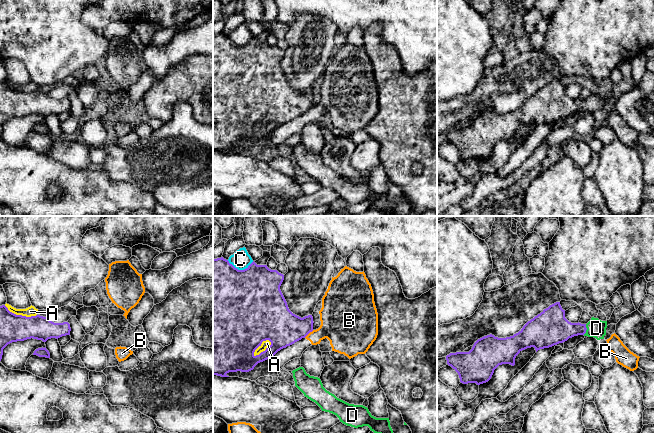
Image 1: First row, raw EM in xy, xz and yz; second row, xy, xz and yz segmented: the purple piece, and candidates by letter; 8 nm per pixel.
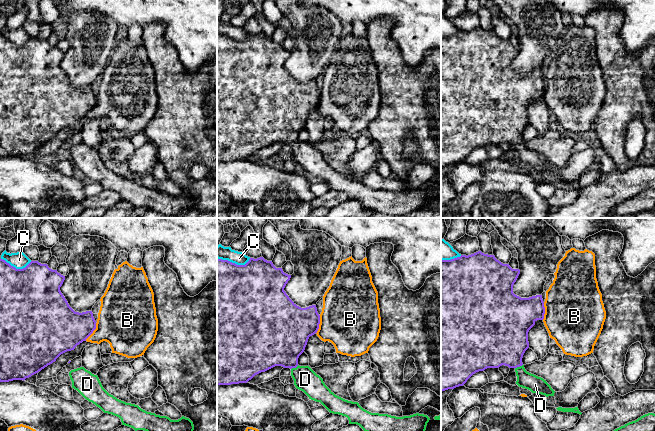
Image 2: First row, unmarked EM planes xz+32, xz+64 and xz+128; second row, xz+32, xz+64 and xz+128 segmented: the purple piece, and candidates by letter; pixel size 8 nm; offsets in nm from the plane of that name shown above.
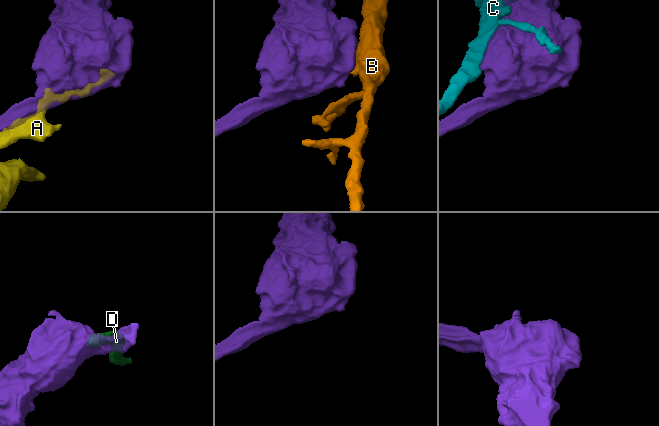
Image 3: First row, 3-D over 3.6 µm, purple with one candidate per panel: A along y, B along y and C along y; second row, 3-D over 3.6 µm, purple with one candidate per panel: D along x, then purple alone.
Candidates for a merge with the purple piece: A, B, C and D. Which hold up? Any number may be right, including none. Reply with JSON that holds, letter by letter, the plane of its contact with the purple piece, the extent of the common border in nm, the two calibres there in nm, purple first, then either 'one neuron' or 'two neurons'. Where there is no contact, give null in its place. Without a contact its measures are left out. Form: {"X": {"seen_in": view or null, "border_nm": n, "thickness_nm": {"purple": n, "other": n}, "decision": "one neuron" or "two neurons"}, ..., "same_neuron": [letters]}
{"A": {"seen_in": "xz", "border_nm": 190, "thickness_nm": {"purple": 400, "other": 60}, "decision": "two neurons"}, "B": {"seen_in": "xz", "border_nm": 100, "thickness_nm": {"purple": 300, "other": 280}, "decision": "two neurons"}, "C": {"seen_in": "xz", "border_nm": 220, "thickness_nm": {"purple": 500, "other": 150}, "decision": "two neurons"}, "D": {"seen_in": "yz", "border_nm": 90, "thickness_nm": {"purple": 240, "other": 150}, "decision": "one neuron"}, "same_neuron": ["D"]}

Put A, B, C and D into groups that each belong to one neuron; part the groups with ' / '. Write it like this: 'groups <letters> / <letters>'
groups A / B / C / D

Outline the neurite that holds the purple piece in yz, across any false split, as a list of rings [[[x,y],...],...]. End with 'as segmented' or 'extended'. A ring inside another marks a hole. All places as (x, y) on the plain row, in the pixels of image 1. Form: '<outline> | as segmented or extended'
[[[556,78],[528,97],[513,112],[484,112],[474,119],[469,128],[450,129],[446,136],[458,149],[461,159],[480,161],[491,155],[499,141],[514,142],[515,134],[522,126],[534,123],[537,128],[578,111],[604,115],[606,104],[607,97],[594,93],[587,100],[569,98],[560,78]]] | extended

